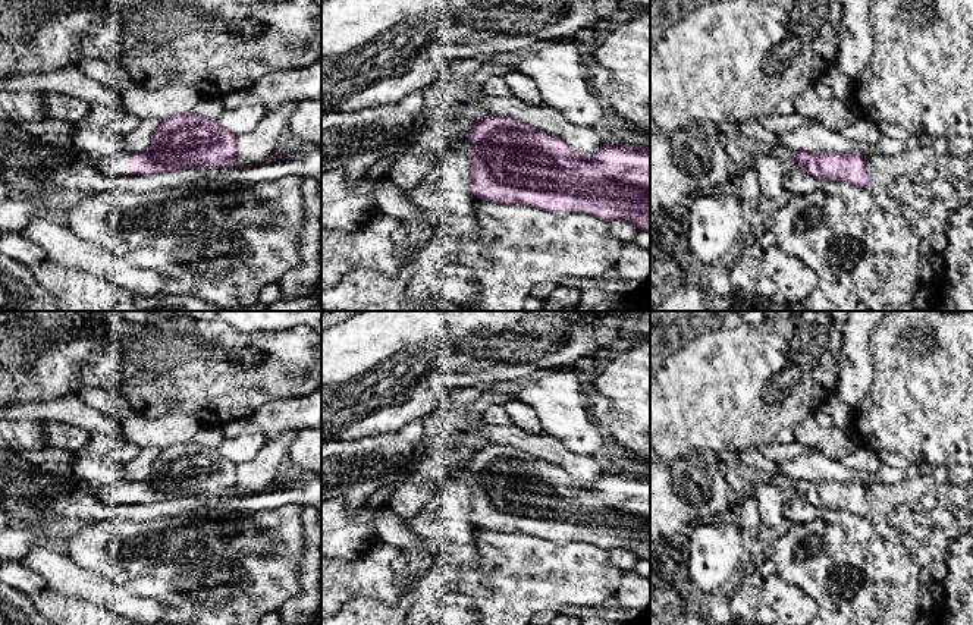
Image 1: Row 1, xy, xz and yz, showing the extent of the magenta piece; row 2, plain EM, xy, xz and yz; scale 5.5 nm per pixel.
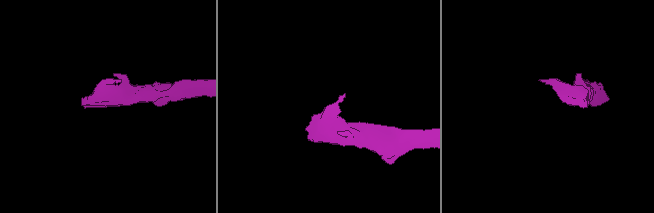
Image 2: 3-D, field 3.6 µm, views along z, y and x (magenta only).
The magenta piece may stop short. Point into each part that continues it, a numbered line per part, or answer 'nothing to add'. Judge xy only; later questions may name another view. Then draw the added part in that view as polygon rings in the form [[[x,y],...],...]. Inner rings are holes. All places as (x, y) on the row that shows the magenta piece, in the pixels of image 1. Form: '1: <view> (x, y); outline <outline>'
1: xy (118, 165); outline [[[123,150],[113,156],[104,156],[100,158],[91,157],[91,161],[107,176],[117,178],[117,176],[129,175],[132,156],[134,156],[132,153]]]

